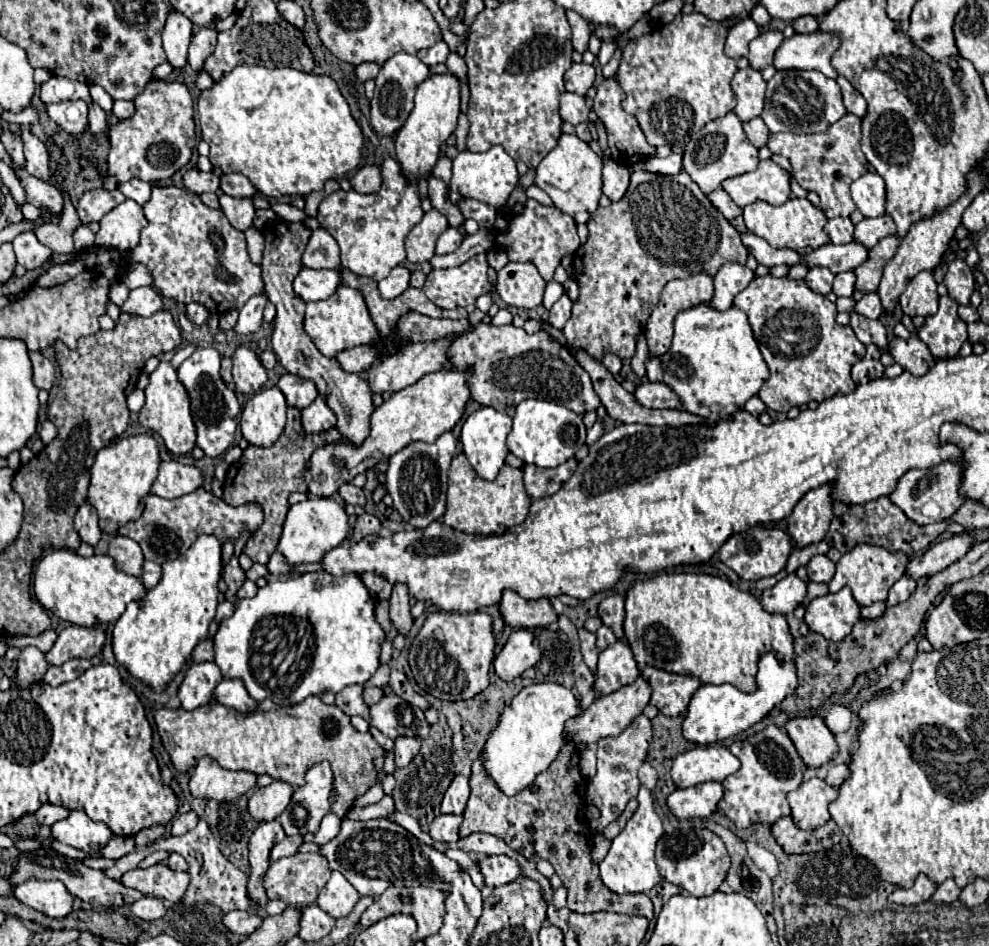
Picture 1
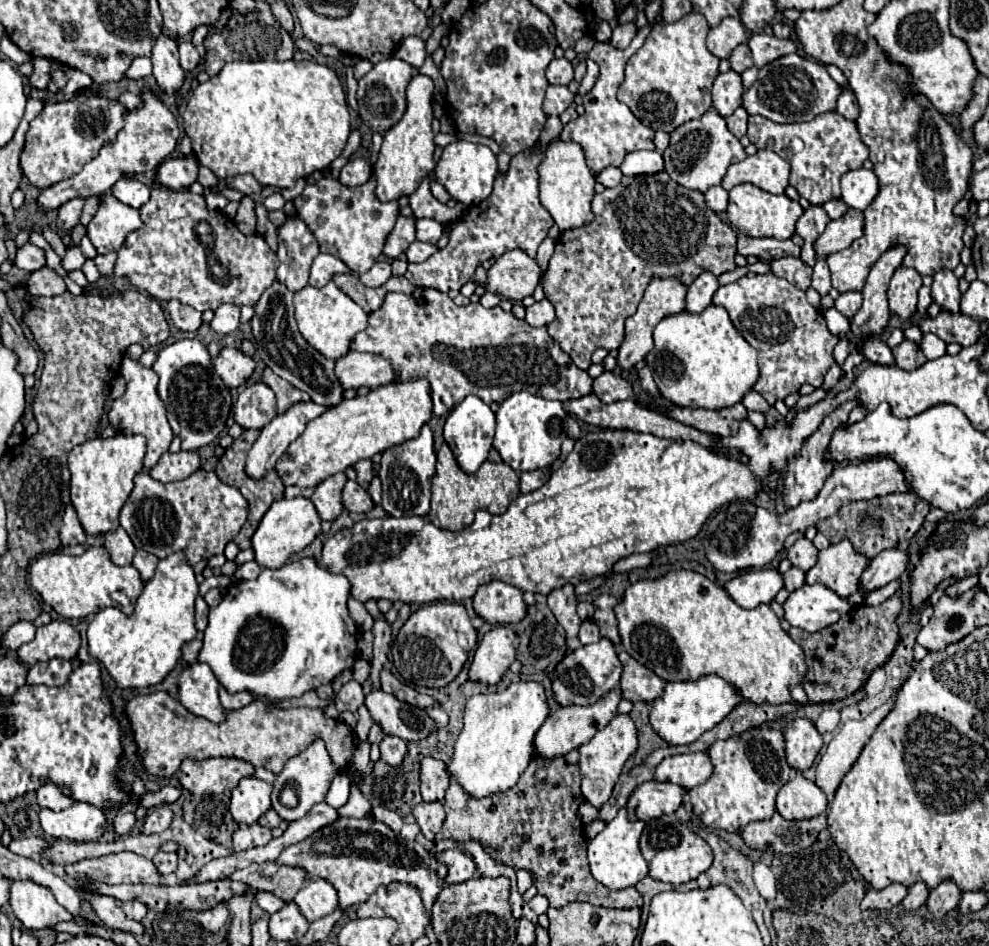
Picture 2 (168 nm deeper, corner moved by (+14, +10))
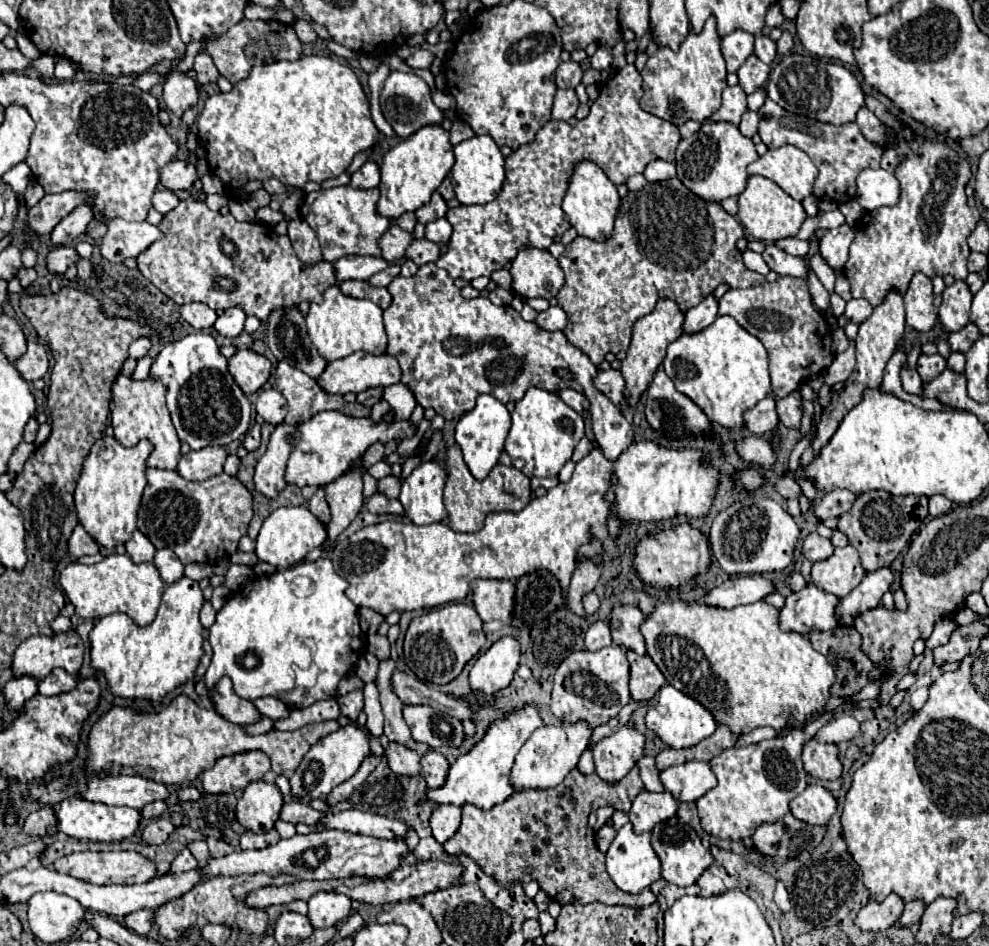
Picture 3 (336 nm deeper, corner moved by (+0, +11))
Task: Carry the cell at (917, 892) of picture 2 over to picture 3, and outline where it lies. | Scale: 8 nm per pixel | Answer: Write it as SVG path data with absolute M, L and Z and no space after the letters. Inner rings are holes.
M908 902L904 906L904 912L902 912L900 920L896 922L896 926L900 926L900 928L914 928L920 922L920 916L922 916L924 908L926 906L922 902Z

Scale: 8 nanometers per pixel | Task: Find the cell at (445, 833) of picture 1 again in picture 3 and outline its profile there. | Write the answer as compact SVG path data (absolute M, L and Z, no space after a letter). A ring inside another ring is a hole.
M452 804L436 806L430 818L430 826L436 842L444 844L448 838L452 838L460 828L460 820L462 820L462 810L458 806Z

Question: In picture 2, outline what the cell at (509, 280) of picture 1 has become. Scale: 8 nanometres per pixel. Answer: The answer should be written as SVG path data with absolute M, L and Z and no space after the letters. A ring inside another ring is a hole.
M512 249L494 259L488 269L488 289L510 301L522 301L532 295L540 281L540 267L524 251Z

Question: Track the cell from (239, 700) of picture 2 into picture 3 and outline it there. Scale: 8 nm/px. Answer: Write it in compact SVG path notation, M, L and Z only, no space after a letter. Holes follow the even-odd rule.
M258 698L254 700L254 704L262 712L262 716L268 716L270 720L284 720L290 714L290 708L278 698Z

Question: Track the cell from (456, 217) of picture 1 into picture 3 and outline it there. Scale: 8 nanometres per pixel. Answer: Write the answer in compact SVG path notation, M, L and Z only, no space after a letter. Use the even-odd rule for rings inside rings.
M434 192L434 194L432 194L430 204L426 204L426 206L418 208L414 214L416 214L416 220L418 220L418 222L428 224L428 222L432 222L432 220L444 218L446 210L448 210L448 206L446 206L444 198L440 198L440 194L438 194L438 192Z

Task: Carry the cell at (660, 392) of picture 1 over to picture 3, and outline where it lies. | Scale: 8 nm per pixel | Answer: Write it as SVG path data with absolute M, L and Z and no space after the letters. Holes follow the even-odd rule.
M612 368L610 370L598 370L598 374L596 374L596 378L592 382L616 406L620 404L620 398L624 394L624 378L622 378L622 374L618 370L612 370Z

